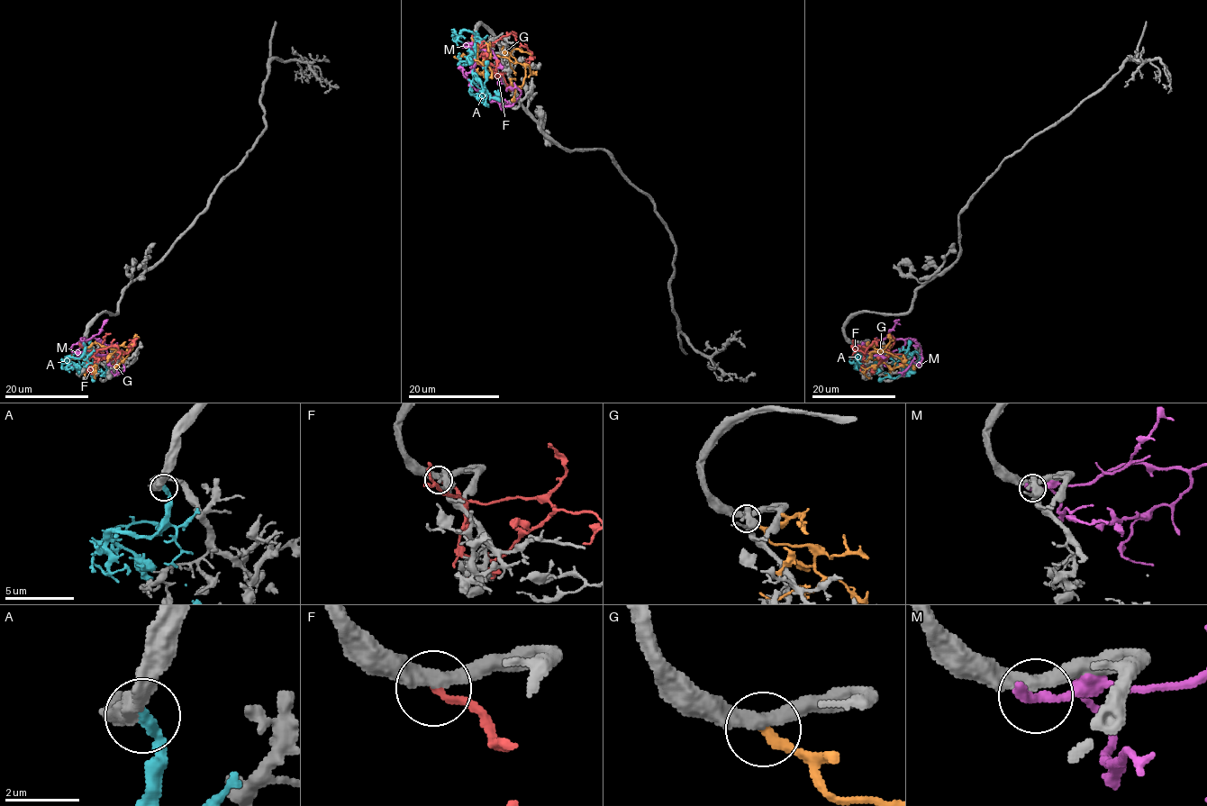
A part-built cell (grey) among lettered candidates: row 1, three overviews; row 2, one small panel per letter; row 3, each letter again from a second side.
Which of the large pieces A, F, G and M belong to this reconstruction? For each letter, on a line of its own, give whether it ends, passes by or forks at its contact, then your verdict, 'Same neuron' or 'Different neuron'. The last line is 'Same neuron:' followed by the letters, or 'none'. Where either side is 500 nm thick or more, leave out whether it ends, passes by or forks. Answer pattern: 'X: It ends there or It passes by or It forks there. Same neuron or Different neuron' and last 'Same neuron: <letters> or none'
A: It ends there. Same neuron
F: It ends there. Different neuron
G: It ends there. Different neuron
M: It ends there. Different neuron
Same neuron: A

